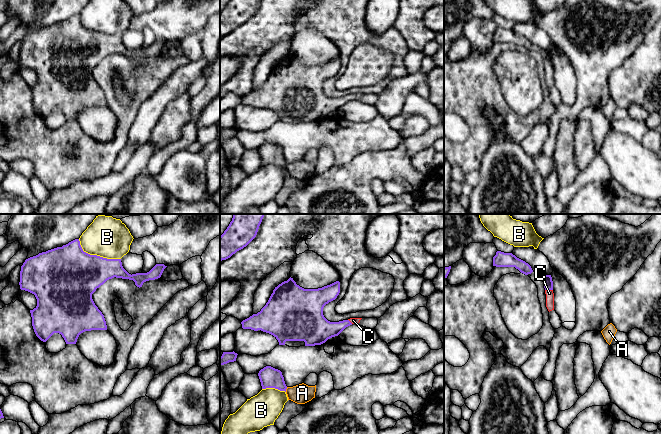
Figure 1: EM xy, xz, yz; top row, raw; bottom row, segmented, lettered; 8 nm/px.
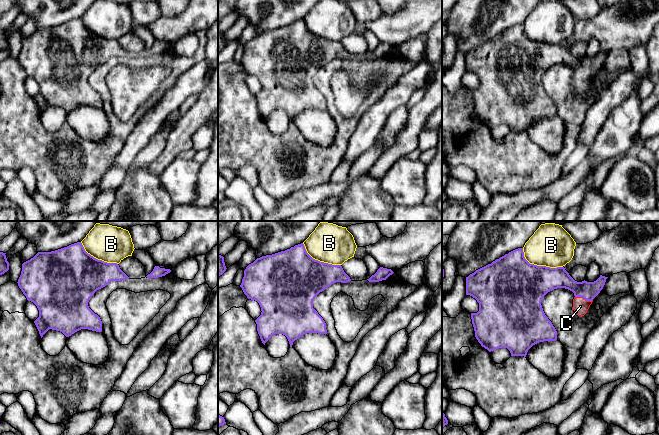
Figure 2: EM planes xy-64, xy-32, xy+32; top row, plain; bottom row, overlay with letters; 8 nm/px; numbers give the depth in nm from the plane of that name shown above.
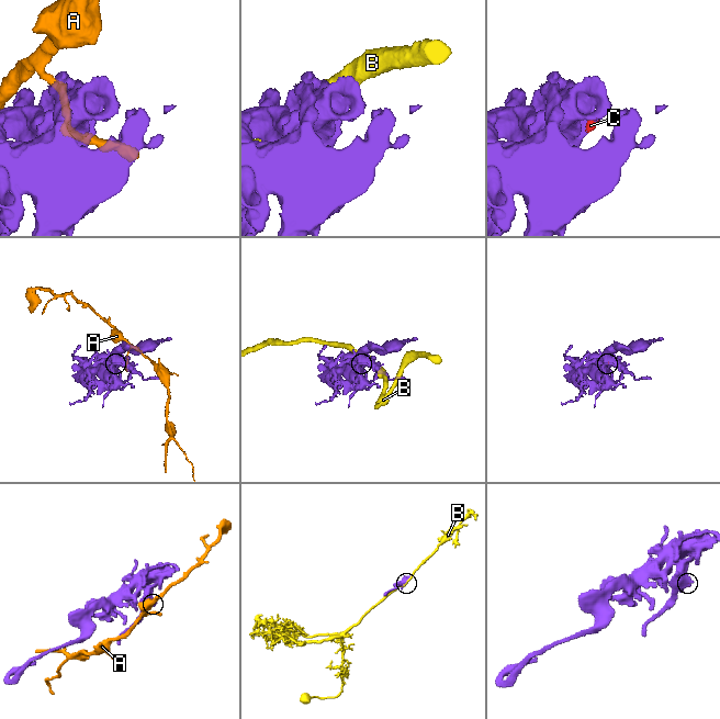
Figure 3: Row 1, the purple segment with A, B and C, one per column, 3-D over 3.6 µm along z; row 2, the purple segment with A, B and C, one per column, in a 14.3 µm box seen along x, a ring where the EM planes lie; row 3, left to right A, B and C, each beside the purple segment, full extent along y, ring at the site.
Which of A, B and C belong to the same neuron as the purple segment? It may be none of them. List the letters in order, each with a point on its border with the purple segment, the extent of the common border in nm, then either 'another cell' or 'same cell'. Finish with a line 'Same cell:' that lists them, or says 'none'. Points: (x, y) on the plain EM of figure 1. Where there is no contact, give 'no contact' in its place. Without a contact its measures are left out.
A: meets purple in xz at (286, 164); contact 40 nm long; another cell
B: meets purple in xy at (96, 31); contact 380 nm long; another cell
C: meets purple in yz at (549, 65); contact 60 nm long; same cell
Same cell: C

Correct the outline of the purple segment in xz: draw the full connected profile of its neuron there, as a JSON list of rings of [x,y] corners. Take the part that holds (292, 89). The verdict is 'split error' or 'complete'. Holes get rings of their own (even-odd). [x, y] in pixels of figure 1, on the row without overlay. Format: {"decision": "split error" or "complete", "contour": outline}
{"decision": "split error", "contour": [[[290,53],[275,63],[260,88],[241,98],[242,104],[269,109],[278,116],[279,121],[285,121],[286,117],[304,117],[305,122],[321,121],[328,115],[338,112],[346,103],[358,100],[362,95],[350,94],[339,98],[330,98],[324,93],[324,82],[335,76],[339,69],[339,57],[318,65],[304,65]]]}

